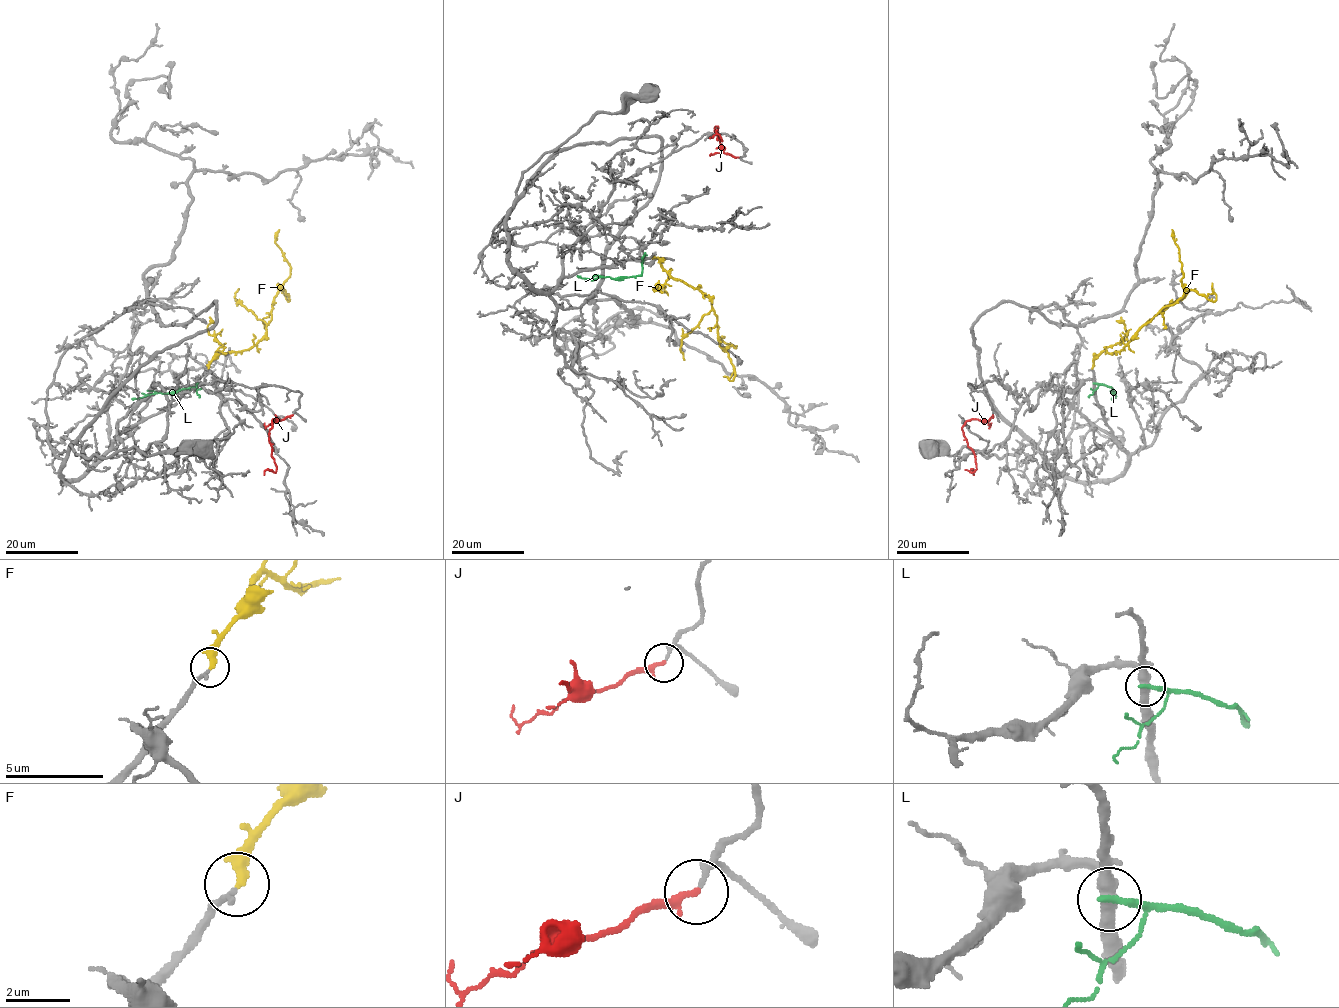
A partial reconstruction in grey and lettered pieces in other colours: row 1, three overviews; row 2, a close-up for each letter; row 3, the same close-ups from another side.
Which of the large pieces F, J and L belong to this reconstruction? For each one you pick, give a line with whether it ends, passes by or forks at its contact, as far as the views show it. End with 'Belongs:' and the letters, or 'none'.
F: it ends
J: it ends
Belongs: F, J

